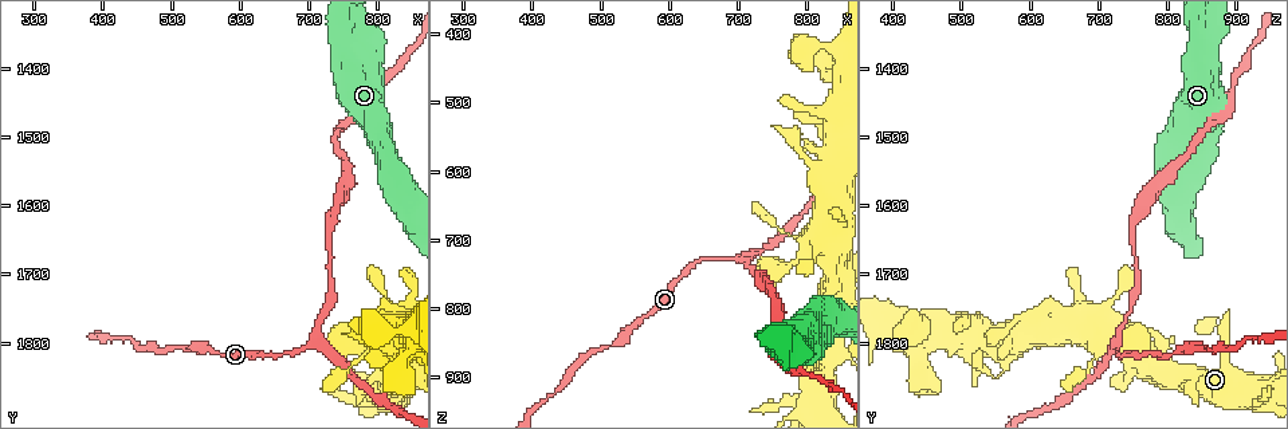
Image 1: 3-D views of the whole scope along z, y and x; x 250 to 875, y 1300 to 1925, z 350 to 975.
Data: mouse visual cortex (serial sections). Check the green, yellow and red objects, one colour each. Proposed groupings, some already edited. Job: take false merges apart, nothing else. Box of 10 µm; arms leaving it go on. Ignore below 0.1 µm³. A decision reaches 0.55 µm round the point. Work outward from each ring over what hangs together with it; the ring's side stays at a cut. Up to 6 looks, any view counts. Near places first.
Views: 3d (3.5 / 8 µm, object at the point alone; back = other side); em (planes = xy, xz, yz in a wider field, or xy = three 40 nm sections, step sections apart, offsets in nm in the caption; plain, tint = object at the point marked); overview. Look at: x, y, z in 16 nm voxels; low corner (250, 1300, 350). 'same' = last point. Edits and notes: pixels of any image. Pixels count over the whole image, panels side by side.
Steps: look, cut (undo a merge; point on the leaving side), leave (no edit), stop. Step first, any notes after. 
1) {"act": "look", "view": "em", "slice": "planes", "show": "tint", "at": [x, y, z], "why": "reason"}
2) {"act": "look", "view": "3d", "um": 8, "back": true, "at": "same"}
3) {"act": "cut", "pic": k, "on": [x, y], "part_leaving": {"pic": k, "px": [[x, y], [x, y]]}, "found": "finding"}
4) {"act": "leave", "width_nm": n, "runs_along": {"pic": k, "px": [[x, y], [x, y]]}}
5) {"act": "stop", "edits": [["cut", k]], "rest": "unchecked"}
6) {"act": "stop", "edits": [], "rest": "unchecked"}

{"act": "look", "view": "3d", "um": 8, "at": [710, 1800, 725], "why": "three arms meet"}

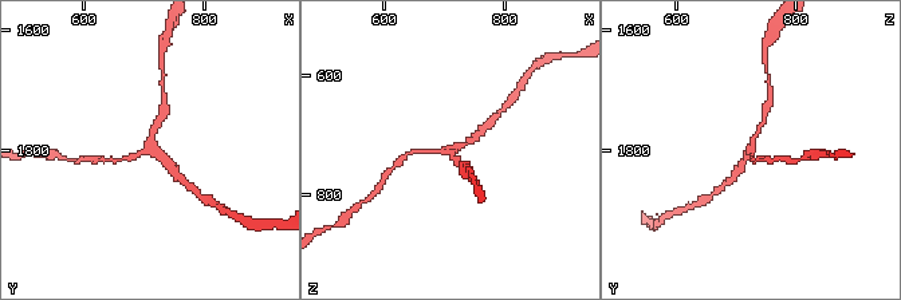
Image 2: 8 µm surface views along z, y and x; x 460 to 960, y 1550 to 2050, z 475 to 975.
{"act": "look", "view": "3d", "um": 3.5, "at": "same"}

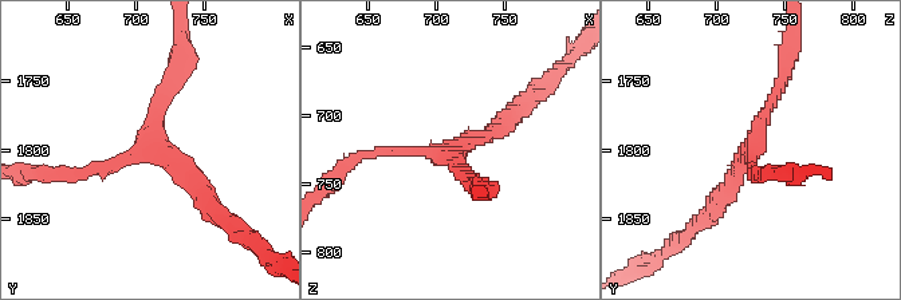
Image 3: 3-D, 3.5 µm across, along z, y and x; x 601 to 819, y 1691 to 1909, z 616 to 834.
{"act": "leave", "runs_along": {"pic": 3, "px": [[65, 173], [134, 157], [174, 67]]}, "found": "continuous, no second cell"}

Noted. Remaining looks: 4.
{"act": "look", "view": "3d", "um": 3.5, "at": [825, 1785, 415], "why": "a narrow waist"}

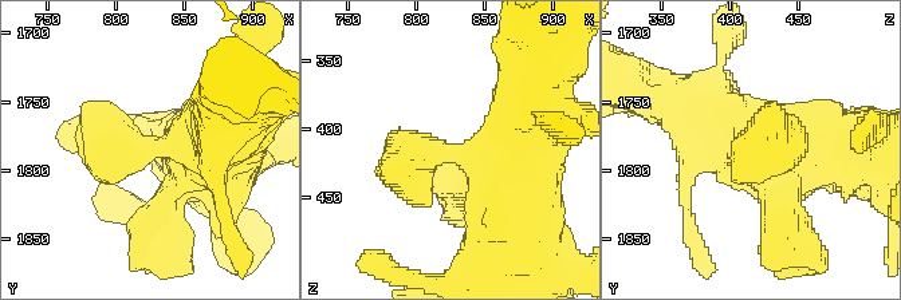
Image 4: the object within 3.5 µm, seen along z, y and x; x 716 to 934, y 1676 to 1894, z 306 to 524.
{"act": "look", "view": "em", "slice": "xy", "step": 5, "show": "tint", "at": [826, 1788, 418], "arm_widths_nm": [500, 900], "why": "shape alone is not enough"}

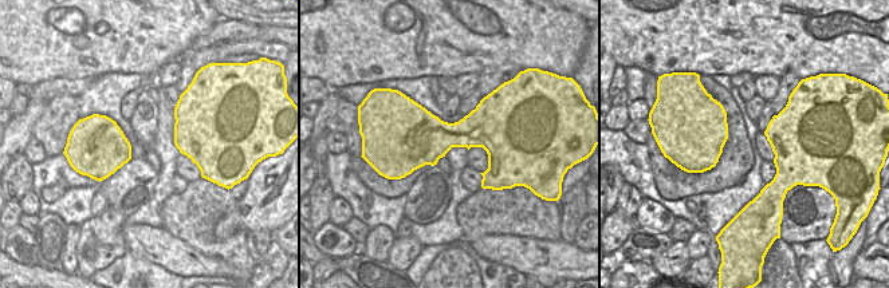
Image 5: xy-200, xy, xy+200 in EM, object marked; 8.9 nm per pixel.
{"act": "look", "view": "em", "slice": "planes", "show": "tint", "at": "same"}

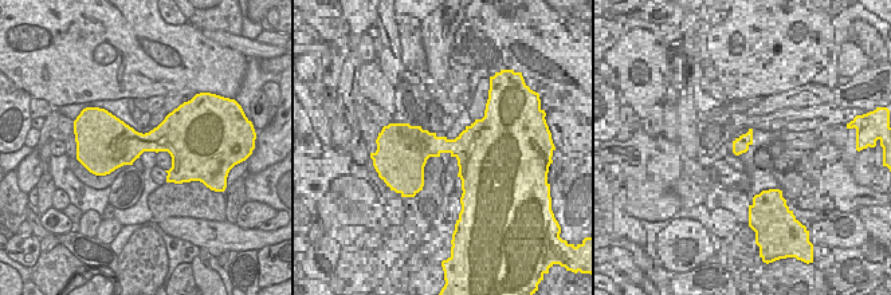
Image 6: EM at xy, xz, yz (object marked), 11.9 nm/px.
{"act": "leave", "runs_along": {"pic": 4, "px": [[211, 145], [125, 153], [91, 103]]}, "found": "one cell here"}

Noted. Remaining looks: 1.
{"act": "look", "view": "3d", "um": 3.5, "at": [765, 1355, 850], "why": "small branch off a trunk"}

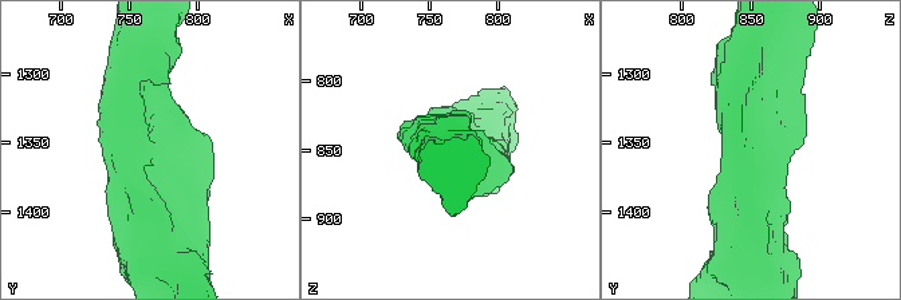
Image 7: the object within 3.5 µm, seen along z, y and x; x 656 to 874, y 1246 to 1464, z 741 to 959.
{"act": "leave", "runs_along": {"pic": 7, "px": [[169, 265], [145, 204], [157, 77]]}, "found": "one cell here"}

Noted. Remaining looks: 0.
{"act": "stop", "edits": [], "rest": "unchecked"}

